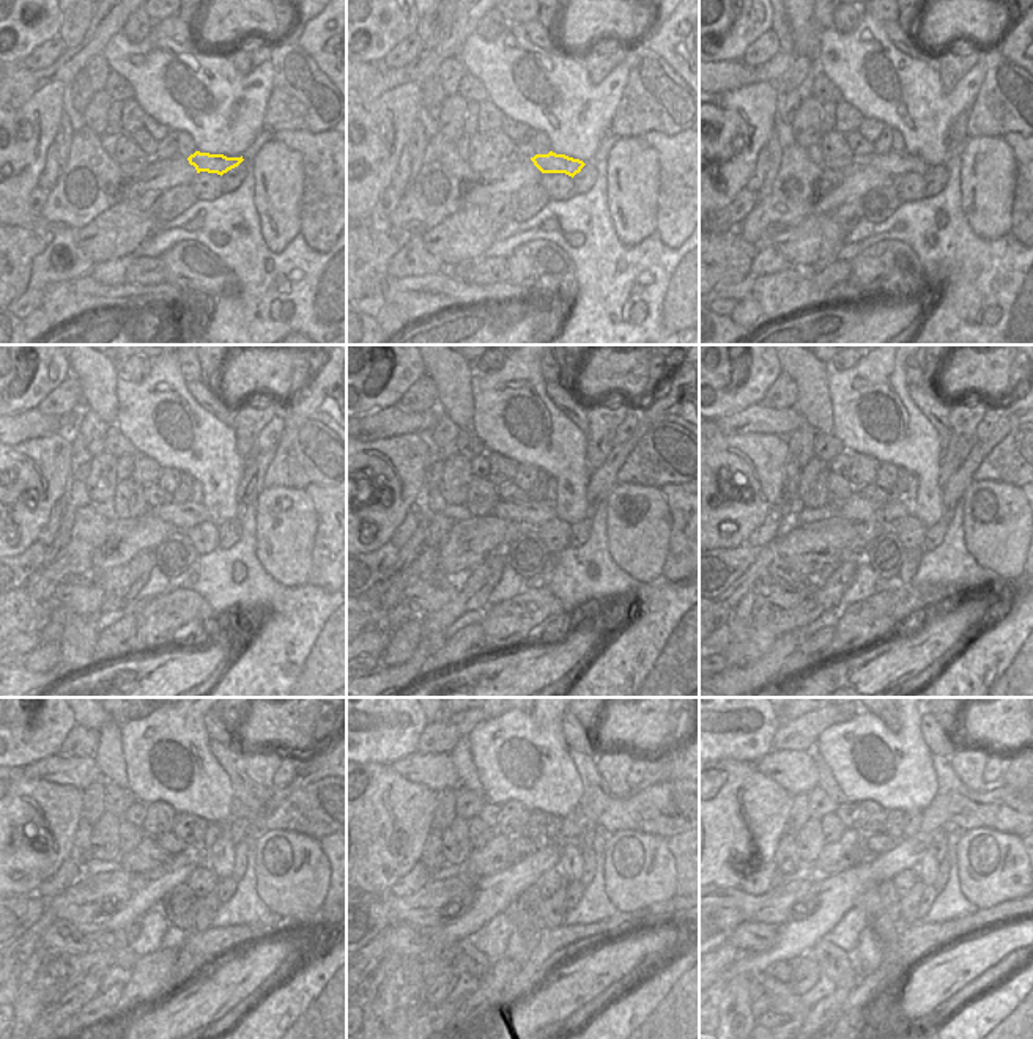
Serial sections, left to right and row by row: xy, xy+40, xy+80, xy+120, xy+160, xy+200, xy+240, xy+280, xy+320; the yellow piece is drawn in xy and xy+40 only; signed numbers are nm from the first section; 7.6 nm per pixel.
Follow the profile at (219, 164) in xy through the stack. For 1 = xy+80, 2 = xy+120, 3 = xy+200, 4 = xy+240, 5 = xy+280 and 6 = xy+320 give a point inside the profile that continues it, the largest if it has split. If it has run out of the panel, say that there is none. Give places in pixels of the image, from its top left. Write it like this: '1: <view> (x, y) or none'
1: xy+80 (893, 164)
2: xy+120 (186, 515)
3: xy+200 (857, 509)
4: xy+240 (147, 857)
5: xy+280 (496, 855)
6: xy+320 (849, 849)

